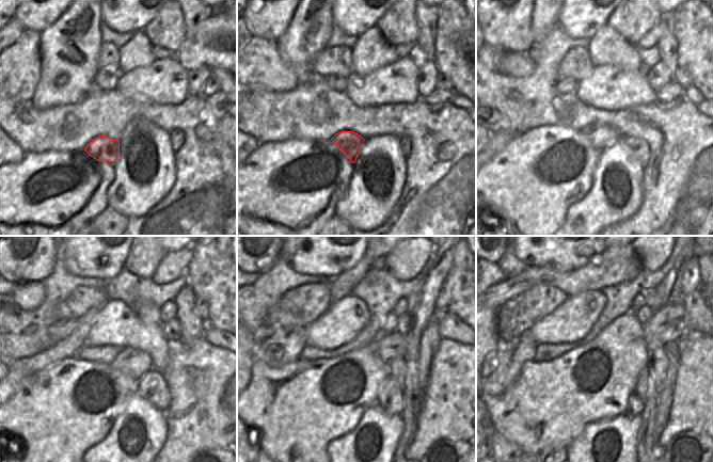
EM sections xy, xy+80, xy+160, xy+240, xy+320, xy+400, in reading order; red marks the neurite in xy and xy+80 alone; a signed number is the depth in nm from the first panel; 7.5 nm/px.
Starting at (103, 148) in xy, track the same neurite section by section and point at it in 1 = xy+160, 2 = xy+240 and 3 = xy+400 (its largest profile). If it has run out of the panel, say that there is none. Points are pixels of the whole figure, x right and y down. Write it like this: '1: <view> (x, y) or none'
1: xy+160 (600, 136)
2: xy+240 (135, 363)
3: xy+400 (678, 306)

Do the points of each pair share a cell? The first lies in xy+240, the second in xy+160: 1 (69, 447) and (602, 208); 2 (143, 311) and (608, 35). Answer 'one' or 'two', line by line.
1: two
2: one

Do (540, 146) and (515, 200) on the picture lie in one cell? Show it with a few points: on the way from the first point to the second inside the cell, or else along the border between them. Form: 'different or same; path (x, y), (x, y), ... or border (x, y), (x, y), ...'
same; path (536, 159), (532, 164), (532, 182), (527, 187)

